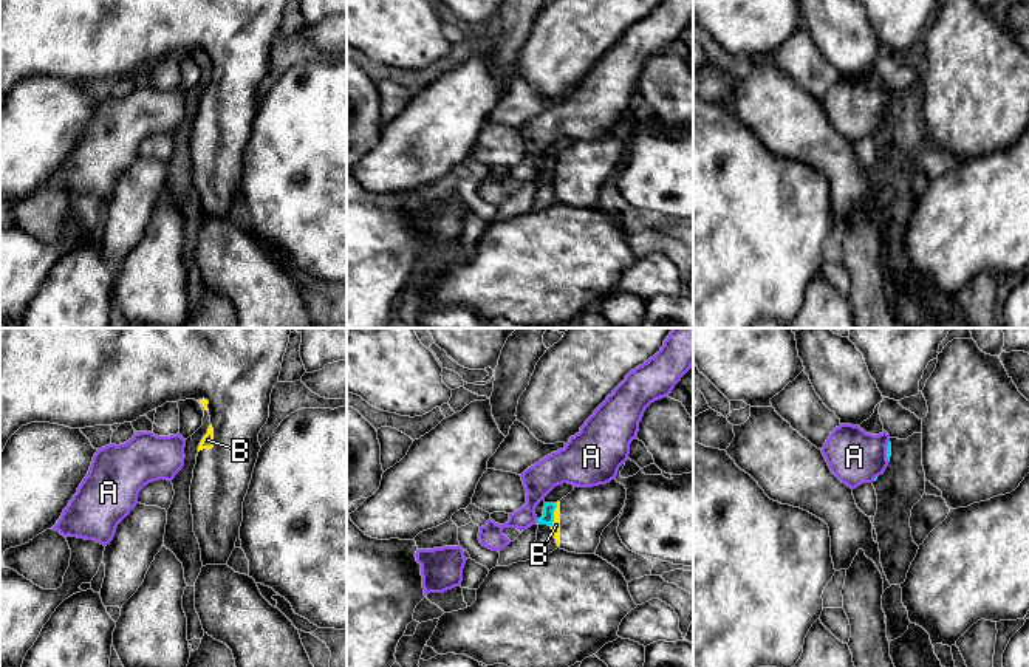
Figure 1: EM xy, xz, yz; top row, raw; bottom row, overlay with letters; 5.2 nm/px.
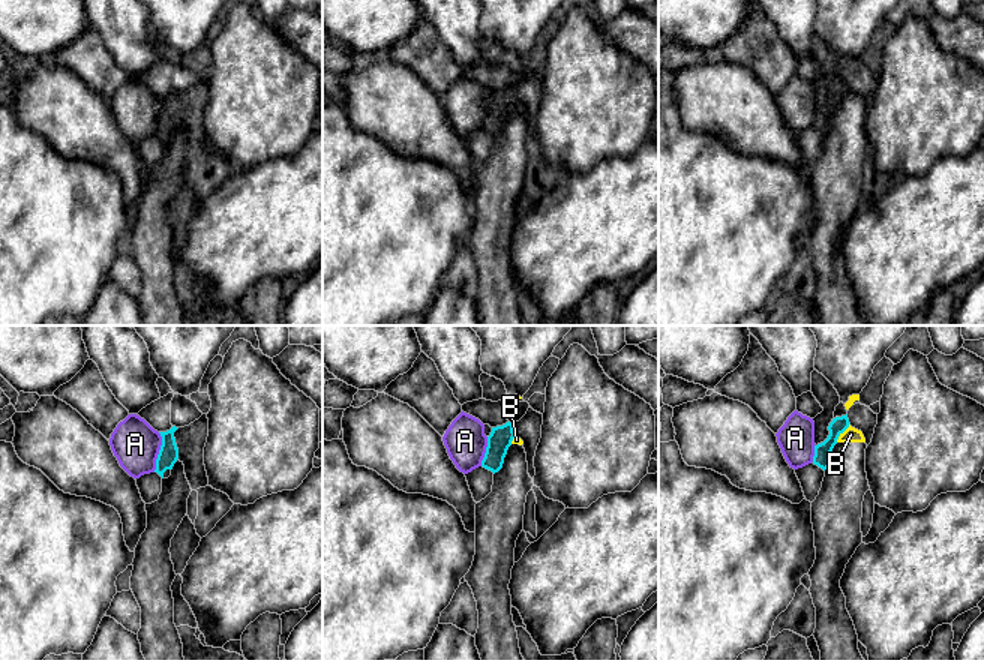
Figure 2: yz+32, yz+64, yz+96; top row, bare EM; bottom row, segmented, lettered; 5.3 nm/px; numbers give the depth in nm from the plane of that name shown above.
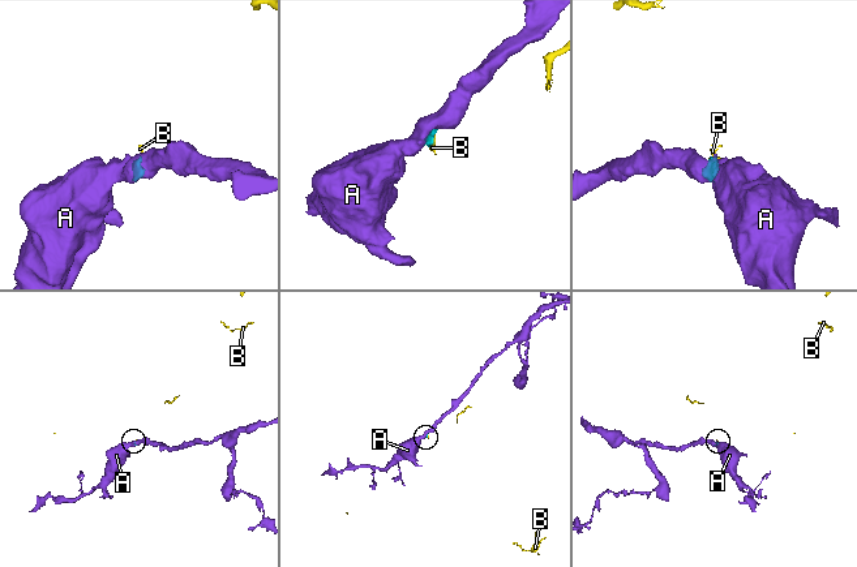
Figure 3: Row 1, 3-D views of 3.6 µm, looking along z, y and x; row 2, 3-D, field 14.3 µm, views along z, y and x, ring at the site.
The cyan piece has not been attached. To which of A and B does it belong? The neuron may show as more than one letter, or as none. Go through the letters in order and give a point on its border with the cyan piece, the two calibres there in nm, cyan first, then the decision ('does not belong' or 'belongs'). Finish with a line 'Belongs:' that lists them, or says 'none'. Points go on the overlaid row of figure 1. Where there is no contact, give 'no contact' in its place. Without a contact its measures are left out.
A: contact yz (887, 451); calibres 30 and 280 nm; does not belong
B: contact xz (553, 516); calibres 60 and 50 nm; does not belong
Belongs: none

